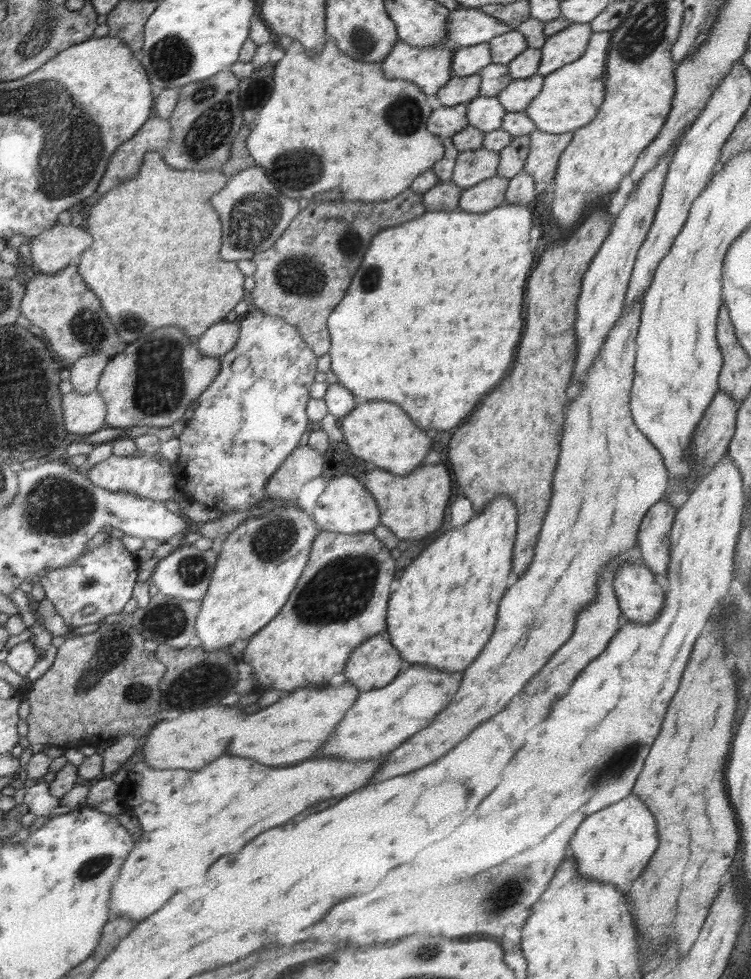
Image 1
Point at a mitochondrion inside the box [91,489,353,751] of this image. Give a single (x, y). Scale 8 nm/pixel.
(204, 681)

